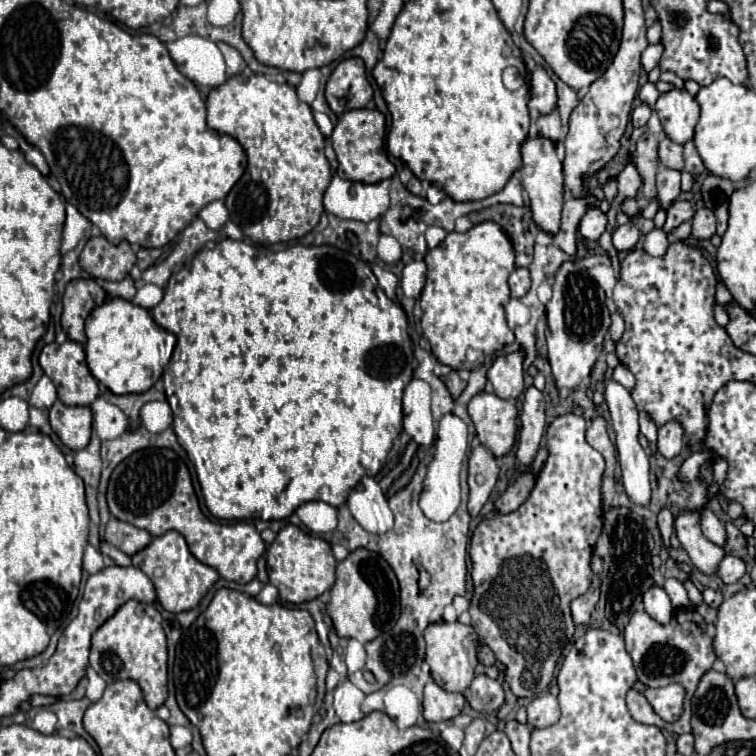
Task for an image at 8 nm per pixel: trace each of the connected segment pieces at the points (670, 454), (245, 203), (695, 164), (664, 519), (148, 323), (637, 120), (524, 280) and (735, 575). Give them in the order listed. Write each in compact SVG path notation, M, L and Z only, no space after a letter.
M668 422L658 428L658 452L664 458L676 458L682 446L682 426L678 426L678 422Z
M236 74L222 86L210 90L206 98L206 110L208 128L236 138L248 156L246 172L224 198L230 220L244 232L248 240L260 244L290 242L310 234L318 226L324 212L322 196L330 184L332 170L324 154L326 140L314 122L312 108L298 100L294 86L272 82L264 74L252 74L248 78Z
M686 142L686 144L684 144L684 160L686 160L684 170L686 170L686 172L690 172L692 176L698 176L698 174L702 174L702 172L706 170L706 168L704 168L702 158L700 158L700 156L698 156L698 152L696 152L694 142Z
M663 508L658 516L658 527L661 532L663 544L667 547L670 545L671 535L674 529L674 518L667 508Z
M110 298L94 308L86 318L86 362L90 372L114 394L142 392L156 384L167 367L176 336L160 328L146 308L124 298Z
M640 104L634 112L632 112L632 124L634 124L634 128L640 128L640 126L644 126L646 122L648 122L648 118L650 118L650 108L646 106L646 104Z
M516 268L510 278L508 278L508 284L510 284L510 292L512 292L512 298L522 298L528 288L530 288L530 274L526 268Z
M724 556L720 568L718 568L718 576L726 582L732 584L736 580L740 580L746 572L746 564L742 558L734 558L734 556Z

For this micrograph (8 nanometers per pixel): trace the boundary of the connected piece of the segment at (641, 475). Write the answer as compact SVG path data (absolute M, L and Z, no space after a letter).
M614 380L606 382L604 398L606 398L606 404L610 408L612 426L614 426L614 432L616 432L616 446L618 446L618 460L620 460L620 466L622 466L622 484L624 484L624 490L626 490L628 498L634 504L646 506L650 502L650 494L652 492L650 492L648 456L646 456L646 452L642 450L642 446L638 442L638 410L636 410L636 404L634 404L630 392L624 386L620 386L618 382L614 382Z

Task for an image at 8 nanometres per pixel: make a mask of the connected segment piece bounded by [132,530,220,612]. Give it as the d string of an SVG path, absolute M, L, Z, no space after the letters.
M174 530L154 538L144 550L134 554L132 556L132 566L140 568L152 580L152 584L156 588L156 594L158 594L158 602L168 612L184 612L184 610L196 608L200 604L200 600L204 598L204 594L220 578L218 572L212 566L202 564L200 560L196 560L190 554L184 536L174 532Z

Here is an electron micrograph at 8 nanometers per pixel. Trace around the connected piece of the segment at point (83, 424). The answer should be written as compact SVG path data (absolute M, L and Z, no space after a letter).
M56 400L50 408L50 426L64 446L70 450L82 450L90 442L92 410L84 406L66 406Z

